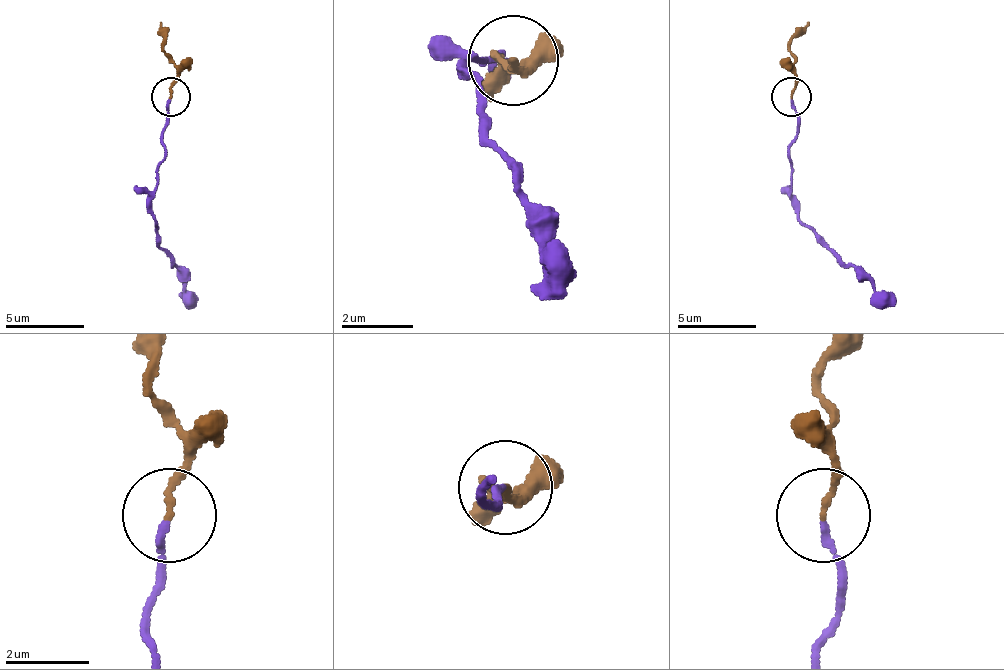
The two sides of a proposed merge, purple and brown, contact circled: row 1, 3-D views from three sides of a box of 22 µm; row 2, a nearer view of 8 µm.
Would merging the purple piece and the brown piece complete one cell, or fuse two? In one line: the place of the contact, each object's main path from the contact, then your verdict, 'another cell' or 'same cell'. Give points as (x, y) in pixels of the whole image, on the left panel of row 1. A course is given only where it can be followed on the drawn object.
(170, 96) | purple via (171, 99), (164, 163), (156, 170), (152, 214), (156, 241), (171, 257), (191, 305) | brown via (171, 95), (175, 60), (164, 40), (160, 21) | another cell

